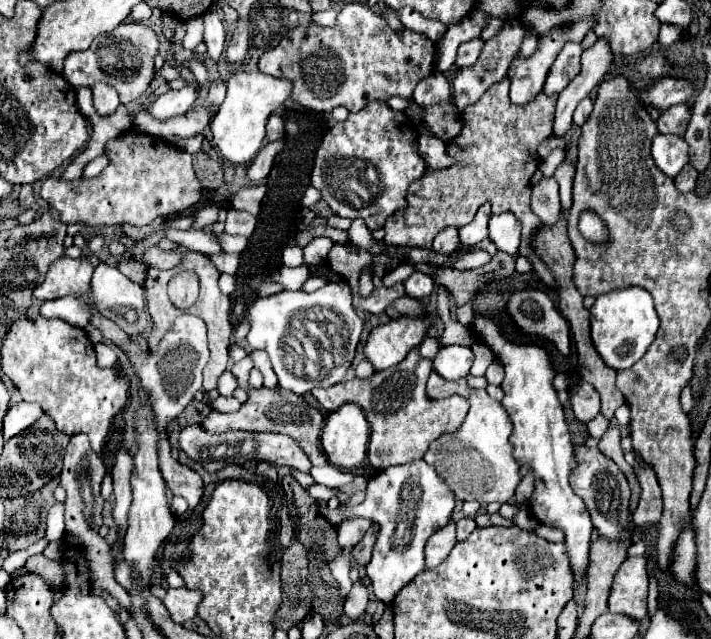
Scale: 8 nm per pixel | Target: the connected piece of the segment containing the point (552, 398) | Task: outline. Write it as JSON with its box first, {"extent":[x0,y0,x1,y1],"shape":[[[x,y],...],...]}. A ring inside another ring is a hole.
{"extent":[471,315,593,577],"shape":[[[475,315],[471,323],[471,331],[497,355],[497,359],[505,367],[505,379],[501,383],[505,399],[501,401],[501,405],[505,407],[513,423],[509,441],[515,447],[513,451],[515,457],[523,465],[529,465],[537,477],[535,491],[529,499],[529,505],[535,511],[535,517],[543,525],[559,527],[565,531],[565,545],[571,557],[571,567],[575,569],[575,577],[579,577],[587,571],[589,565],[593,523],[583,499],[573,493],[569,483],[569,475],[575,469],[575,455],[573,455],[573,443],[565,421],[565,413],[553,389],[555,371],[551,367],[551,359],[543,347],[513,345],[511,341],[503,339],[499,327],[491,319],[485,319],[481,315]]]}

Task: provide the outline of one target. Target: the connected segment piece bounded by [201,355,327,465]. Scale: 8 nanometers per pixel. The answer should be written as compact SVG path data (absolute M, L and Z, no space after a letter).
M247 355L245 359L237 361L233 365L233 375L239 381L239 387L243 387L249 393L247 403L241 405L239 411L235 413L221 413L221 411L213 411L211 415L207 415L201 423L201 427L205 431L211 433L223 433L223 431L269 431L269 433L285 433L289 437L293 437L297 441L297 445L305 451L305 455L309 457L309 461L313 465L325 465L327 457L319 445L319 437L321 437L321 427L323 427L323 415L313 409L303 397L295 395L293 391L285 391L281 387L275 389L251 389L249 387L249 371L253 369L253 361Z

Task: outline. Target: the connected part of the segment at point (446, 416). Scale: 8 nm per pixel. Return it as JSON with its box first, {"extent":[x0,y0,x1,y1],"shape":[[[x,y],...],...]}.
{"extent":[311,349,467,471],"shape":[[[413,349],[405,361],[385,371],[377,371],[367,379],[349,379],[333,387],[319,387],[311,393],[321,403],[323,409],[335,411],[343,403],[355,403],[365,411],[371,427],[371,447],[367,451],[369,461],[375,469],[383,471],[391,465],[401,465],[411,459],[423,459],[427,447],[441,435],[455,433],[463,419],[467,417],[467,399],[455,395],[439,401],[429,401],[425,393],[425,383],[431,373],[431,359],[423,359],[417,349]]]}

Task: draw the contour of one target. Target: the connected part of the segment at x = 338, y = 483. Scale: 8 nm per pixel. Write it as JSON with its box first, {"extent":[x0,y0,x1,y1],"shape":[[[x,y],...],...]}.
{"extent":[311,465,355,487],"shape":[[[325,465],[325,467],[311,467],[311,477],[327,487],[343,487],[347,483],[351,483],[355,479],[353,473],[343,473],[343,469],[335,469],[333,465]]]}

